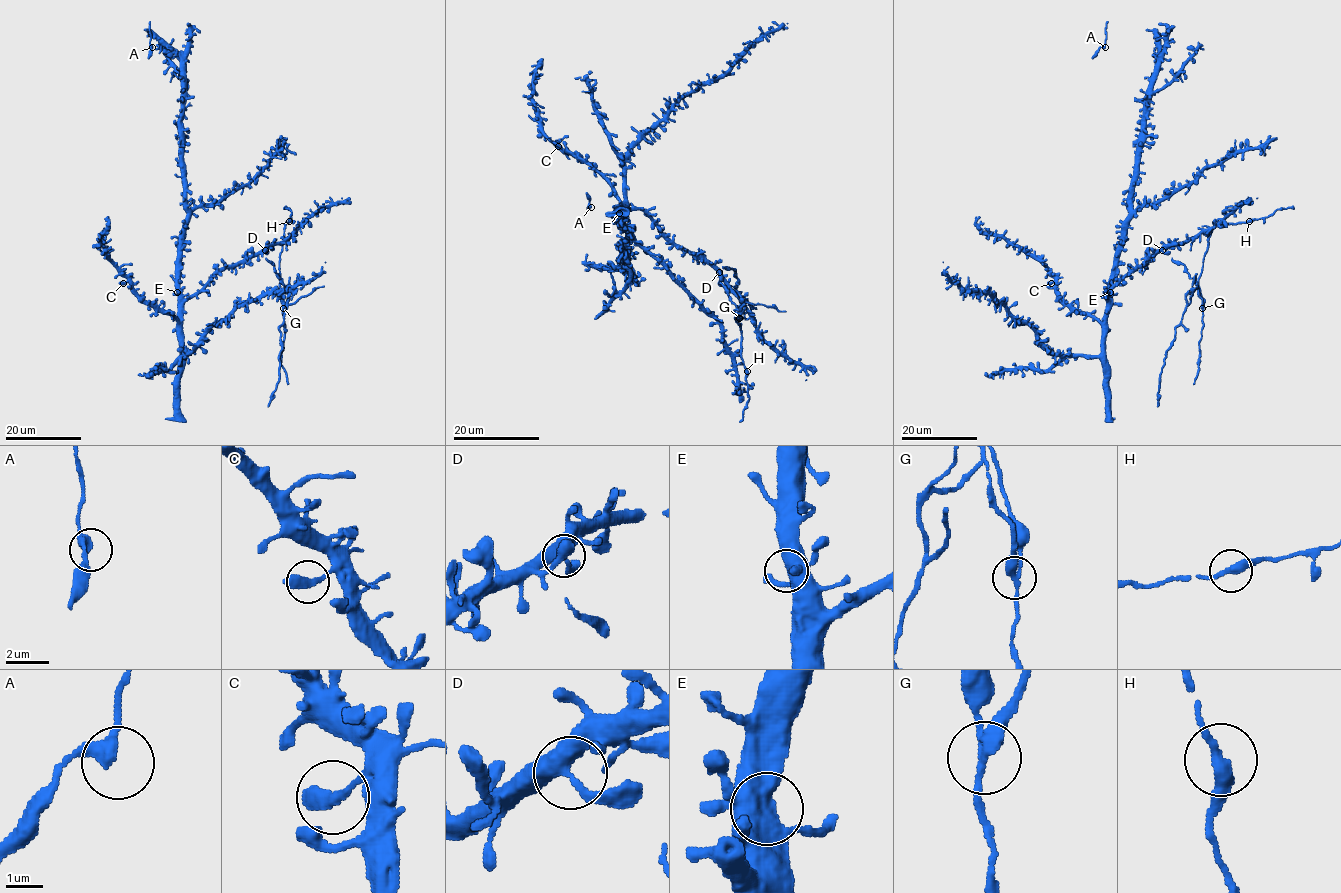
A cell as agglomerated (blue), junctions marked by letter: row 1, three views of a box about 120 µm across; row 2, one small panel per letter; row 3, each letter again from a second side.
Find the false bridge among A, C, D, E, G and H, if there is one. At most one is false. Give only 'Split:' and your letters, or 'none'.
Split: G

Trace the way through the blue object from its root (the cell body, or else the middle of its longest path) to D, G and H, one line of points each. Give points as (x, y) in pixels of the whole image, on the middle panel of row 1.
D: (623, 212), (642, 209), (667, 237), (686, 249), (699, 253), (719, 272)
G: (623, 212), (642, 209), (667, 237), (699, 253), (720, 274), (730, 300), (744, 313), (739, 317)
H: (623, 212), (642, 209), (667, 237), (699, 253), (720, 274), (730, 300), (744, 313), (734, 319), (746, 370)

